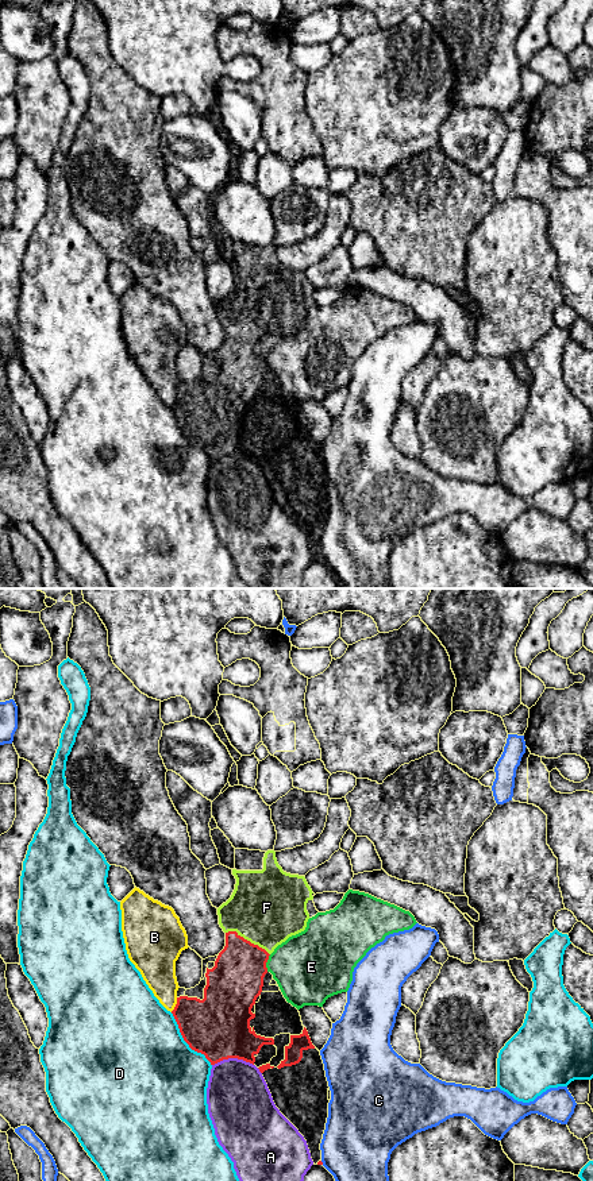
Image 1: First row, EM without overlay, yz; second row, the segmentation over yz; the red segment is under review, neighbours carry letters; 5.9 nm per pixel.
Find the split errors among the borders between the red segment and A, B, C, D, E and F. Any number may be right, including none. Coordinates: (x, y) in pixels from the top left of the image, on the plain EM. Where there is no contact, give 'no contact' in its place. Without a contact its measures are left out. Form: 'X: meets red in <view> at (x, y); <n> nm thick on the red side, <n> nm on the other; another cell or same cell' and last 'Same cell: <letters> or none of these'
A: meets red in yz at (233, 452); 380 nm thick on the red side, 380 nm on the other; another cell
B: meets red in yz at (176, 400); 340 nm thick on the red side, 200 nm on the other; another cell
C: meets red in yz at (322, 558); 20 nm thick on the red side, 420 nm on the other; another cell
D: meets red in yz at (185, 436); 380 nm thick on the red side, 500 nm on the other; another cell
E: meets red in yz at (266, 356); 320 nm thick on the red side, 400 nm on the other; another cell
F: meets red in yz at (246, 335); 320 nm thick on the red side, 440 nm on the other; same cell
Same cell: F

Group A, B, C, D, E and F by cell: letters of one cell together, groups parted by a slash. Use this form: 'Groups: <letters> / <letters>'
Groups: A / B / C / D / E / F

